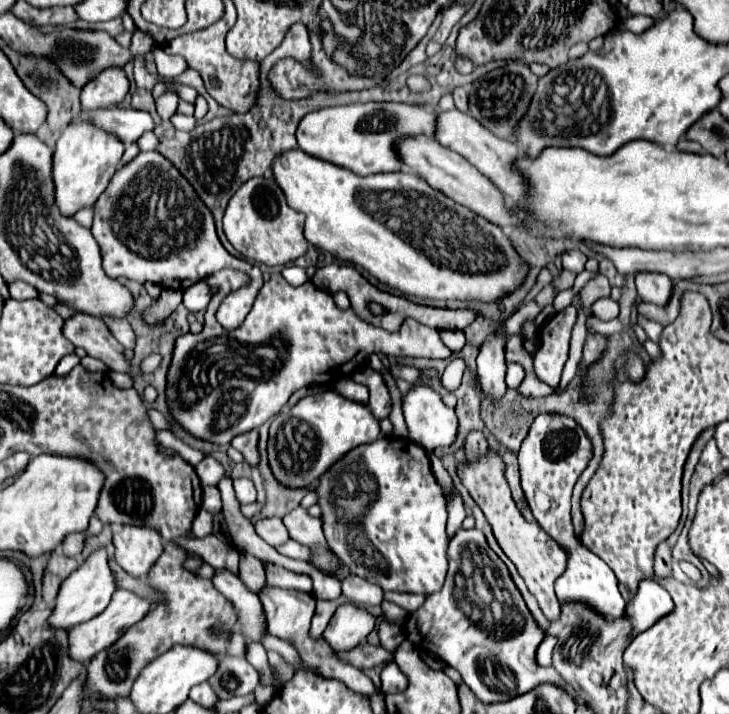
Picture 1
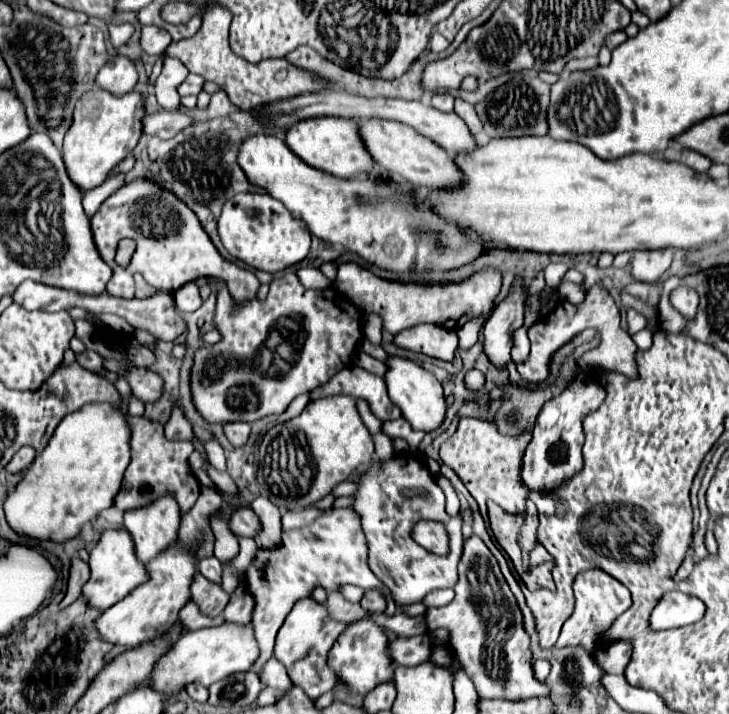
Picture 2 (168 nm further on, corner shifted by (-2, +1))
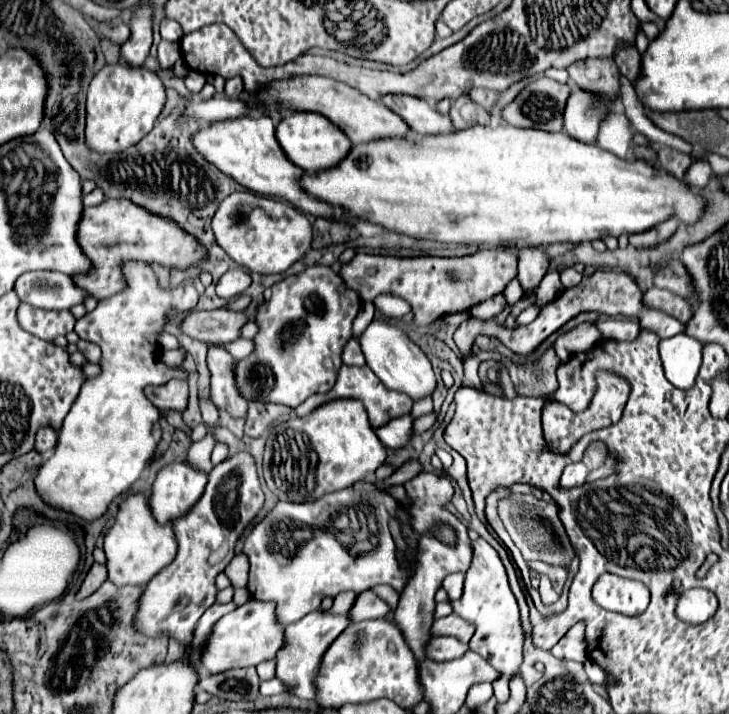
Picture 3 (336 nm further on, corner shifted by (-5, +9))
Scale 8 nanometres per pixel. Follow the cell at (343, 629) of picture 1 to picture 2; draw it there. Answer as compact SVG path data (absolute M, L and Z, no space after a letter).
M360 619L356 623L348 623L348 627L332 645L328 657L332 669L336 671L336 675L340 675L340 681L344 681L356 693L368 693L372 691L372 687L376 687L376 683L392 681L394 677L392 661L388 657L388 637L372 619Z

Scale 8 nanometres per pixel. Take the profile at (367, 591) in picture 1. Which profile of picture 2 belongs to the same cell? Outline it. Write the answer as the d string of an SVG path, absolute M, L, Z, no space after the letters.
M370 589L364 593L364 597L360 599L360 605L368 611L374 611L374 613L382 613L384 607L386 607L386 599L382 595L382 591L378 589Z

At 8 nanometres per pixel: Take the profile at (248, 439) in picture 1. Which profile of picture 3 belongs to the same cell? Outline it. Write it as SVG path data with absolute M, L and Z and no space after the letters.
M211 345L207 365L211 371L211 401L227 409L233 417L247 415L247 401L235 383L235 359L221 345Z

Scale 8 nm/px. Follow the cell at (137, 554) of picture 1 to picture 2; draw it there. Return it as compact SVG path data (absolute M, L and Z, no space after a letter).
M162 497L140 511L124 513L124 529L134 541L136 559L148 563L164 549L172 547L178 535L180 511L172 497Z

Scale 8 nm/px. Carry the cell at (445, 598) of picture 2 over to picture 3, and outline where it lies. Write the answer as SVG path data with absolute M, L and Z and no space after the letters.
M451 573L443 581L443 589L447 591L447 595L449 595L451 601L455 601L455 599L461 597L461 593L463 593L463 577L465 577L463 573Z

